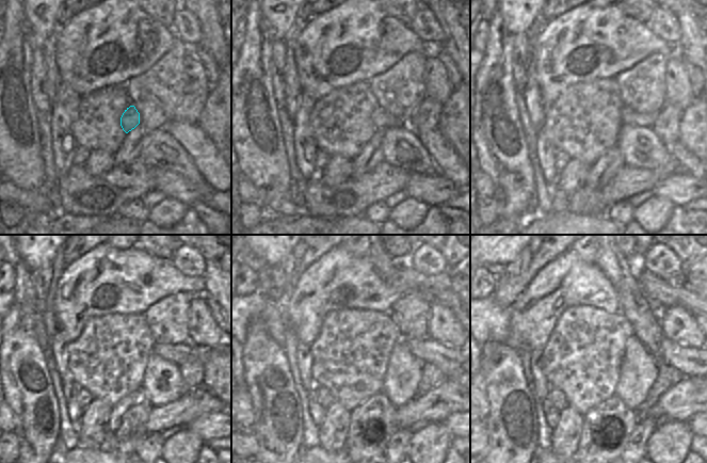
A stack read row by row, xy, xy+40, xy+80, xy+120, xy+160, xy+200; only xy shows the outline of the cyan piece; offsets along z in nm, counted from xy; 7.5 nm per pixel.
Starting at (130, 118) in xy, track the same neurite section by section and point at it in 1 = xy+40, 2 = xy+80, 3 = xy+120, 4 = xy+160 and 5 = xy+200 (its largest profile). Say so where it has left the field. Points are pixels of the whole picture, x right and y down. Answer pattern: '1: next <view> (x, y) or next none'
1: next xy+40 (382, 121)
2: next xy+80 (629, 116)
3: next xy+120 (177, 353)
4: next xy+160 (448, 360)
5: next xy+200 (687, 360)

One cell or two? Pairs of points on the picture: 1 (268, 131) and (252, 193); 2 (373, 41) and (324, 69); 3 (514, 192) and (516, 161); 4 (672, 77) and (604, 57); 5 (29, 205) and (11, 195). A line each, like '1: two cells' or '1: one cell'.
1: two cells
2: one cell
3: one cell
4: two cells
5: one cell

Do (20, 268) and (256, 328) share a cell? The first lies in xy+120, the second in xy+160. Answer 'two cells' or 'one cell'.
one cell

